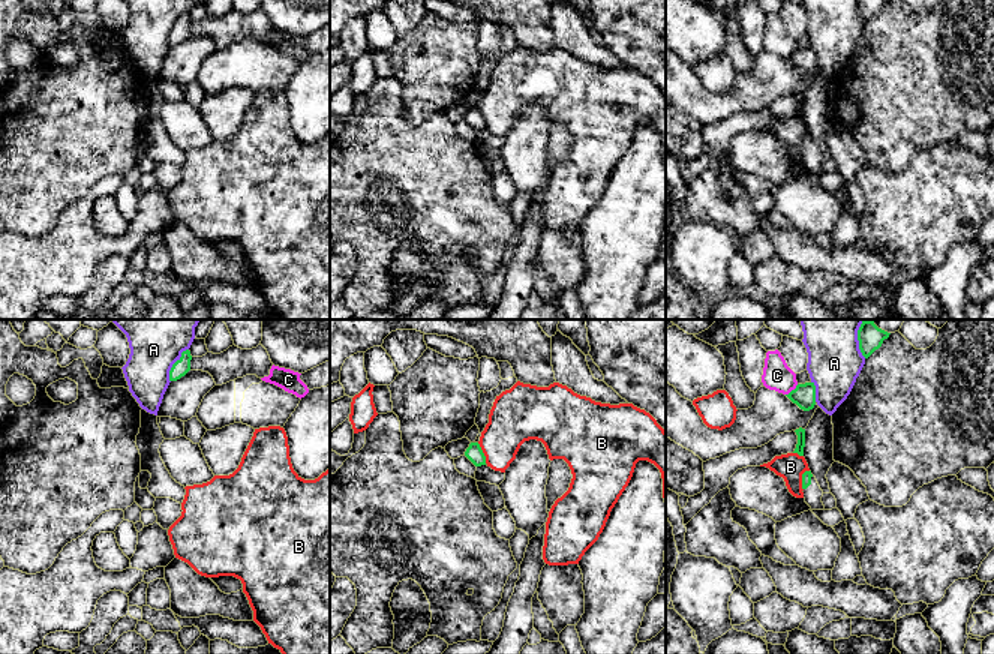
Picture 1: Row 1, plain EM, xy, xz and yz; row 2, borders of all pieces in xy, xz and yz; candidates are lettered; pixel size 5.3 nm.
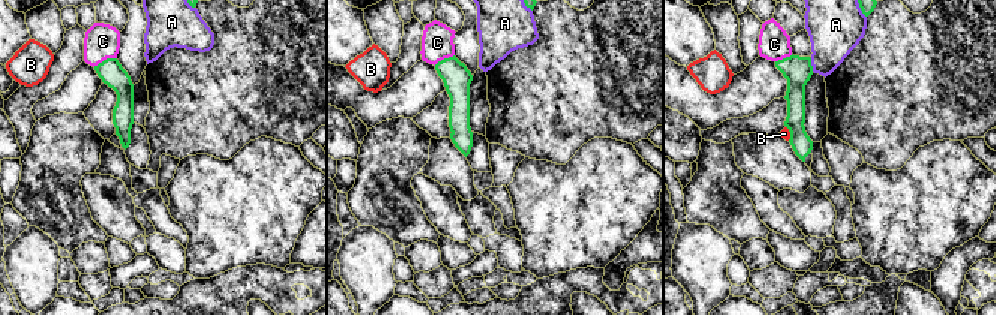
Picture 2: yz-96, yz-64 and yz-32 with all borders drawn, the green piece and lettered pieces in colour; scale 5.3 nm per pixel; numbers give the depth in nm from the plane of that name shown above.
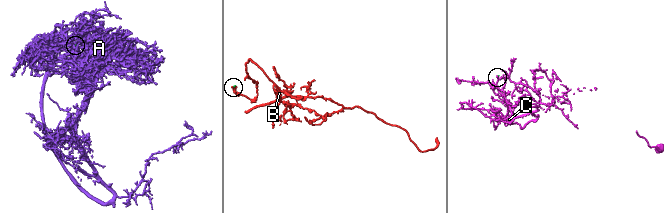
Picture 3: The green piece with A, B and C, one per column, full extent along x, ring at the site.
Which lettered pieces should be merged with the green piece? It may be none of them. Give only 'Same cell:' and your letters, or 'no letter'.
Same cell: no letter

